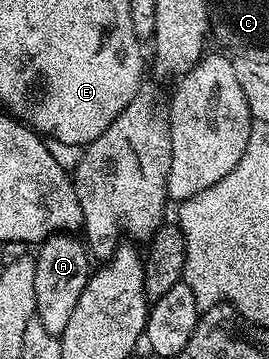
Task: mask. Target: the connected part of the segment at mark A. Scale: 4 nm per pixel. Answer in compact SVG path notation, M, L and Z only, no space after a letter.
M68 232L55 233L46 241L40 242L41 249L35 254L35 319L47 327L47 331L60 335L63 327L71 320L71 311L83 295L91 272L91 254L82 238Z

